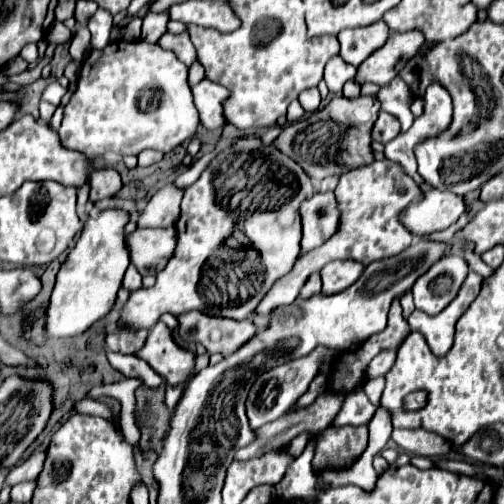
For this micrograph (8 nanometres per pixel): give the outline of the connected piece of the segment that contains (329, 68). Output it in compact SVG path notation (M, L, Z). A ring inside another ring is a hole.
M338 57L330 59L330 63L324 68L324 81L326 81L330 93L334 93L334 95L340 95L342 85L348 79L354 79L354 77L356 77L356 67L350 67L348 63L342 63L342 59L338 59Z

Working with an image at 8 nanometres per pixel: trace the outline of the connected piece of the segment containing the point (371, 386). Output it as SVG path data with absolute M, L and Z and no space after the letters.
M384 376L376 377L376 379L370 379L370 381L366 381L366 383L364 383L368 399L370 399L370 401L376 406L379 406L380 397L382 395L384 386L385 386Z

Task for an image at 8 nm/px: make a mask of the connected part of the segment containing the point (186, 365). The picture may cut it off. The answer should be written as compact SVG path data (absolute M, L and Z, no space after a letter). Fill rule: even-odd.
M162 321L152 327L144 347L134 355L144 359L156 373L160 373L168 385L182 383L194 369L194 355L186 349L180 349L172 341L172 331Z

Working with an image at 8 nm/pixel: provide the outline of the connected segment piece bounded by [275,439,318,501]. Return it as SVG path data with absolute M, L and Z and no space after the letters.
M310 439L302 455L290 465L283 479L275 486L279 498L310 501L316 497L316 475L312 471L312 457L316 449L316 439Z

